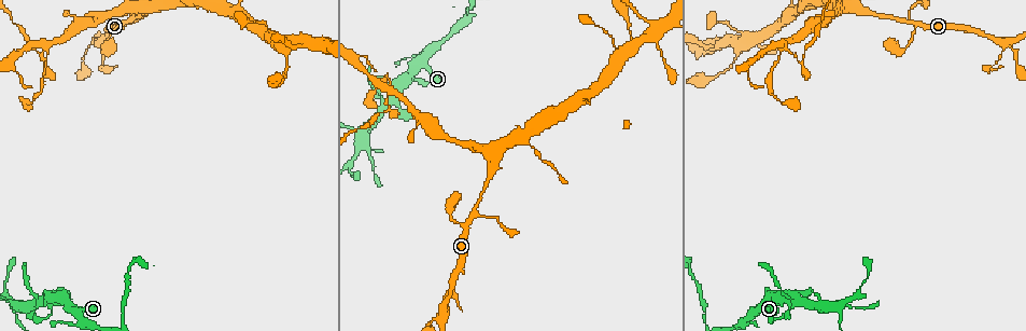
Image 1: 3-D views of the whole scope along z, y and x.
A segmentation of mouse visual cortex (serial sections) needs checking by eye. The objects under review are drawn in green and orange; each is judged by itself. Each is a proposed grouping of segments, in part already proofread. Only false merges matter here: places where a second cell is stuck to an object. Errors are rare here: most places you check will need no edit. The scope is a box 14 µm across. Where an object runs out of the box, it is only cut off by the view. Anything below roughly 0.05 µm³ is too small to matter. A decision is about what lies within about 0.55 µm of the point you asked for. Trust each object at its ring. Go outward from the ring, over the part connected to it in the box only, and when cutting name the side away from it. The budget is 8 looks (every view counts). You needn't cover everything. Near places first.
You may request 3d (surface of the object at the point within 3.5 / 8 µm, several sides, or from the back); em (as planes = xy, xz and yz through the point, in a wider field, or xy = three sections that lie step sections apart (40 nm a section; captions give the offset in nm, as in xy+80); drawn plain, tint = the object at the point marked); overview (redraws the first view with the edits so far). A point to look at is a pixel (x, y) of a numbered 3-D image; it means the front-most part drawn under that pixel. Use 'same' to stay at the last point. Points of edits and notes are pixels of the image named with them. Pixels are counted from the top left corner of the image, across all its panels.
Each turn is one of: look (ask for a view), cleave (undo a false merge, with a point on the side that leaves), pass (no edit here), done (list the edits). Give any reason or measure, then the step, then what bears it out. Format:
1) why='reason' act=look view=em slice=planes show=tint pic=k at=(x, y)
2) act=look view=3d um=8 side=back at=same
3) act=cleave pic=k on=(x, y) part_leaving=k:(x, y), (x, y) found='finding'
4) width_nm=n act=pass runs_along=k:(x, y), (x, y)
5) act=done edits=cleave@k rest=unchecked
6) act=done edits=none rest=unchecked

why='calibre changes' act=look view=em slice=xy step=3 show=tint pic=1 at=(79, 315)

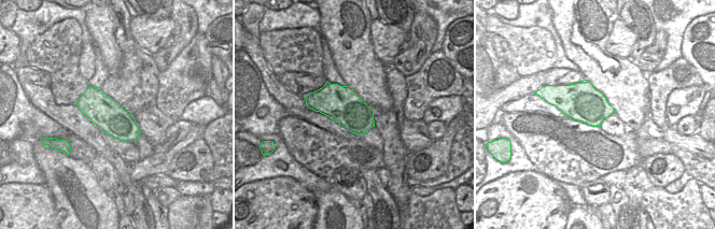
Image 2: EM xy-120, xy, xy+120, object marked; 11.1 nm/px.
act=look view=3d um=3.5 at=same

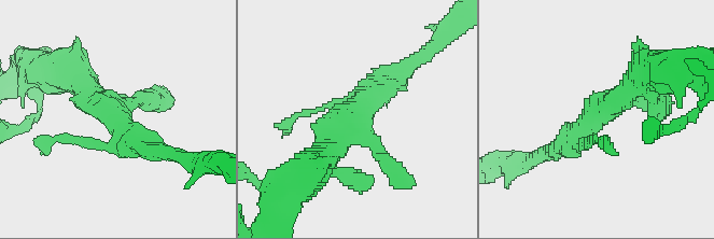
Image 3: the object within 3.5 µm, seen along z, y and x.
act=pass runs_along=3:(643, 100), (618, 100), (549, 153) found='one cell here'

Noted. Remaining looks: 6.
why='calibre changes' act=look view=3d um=8 pic=1 at=(704, 312)

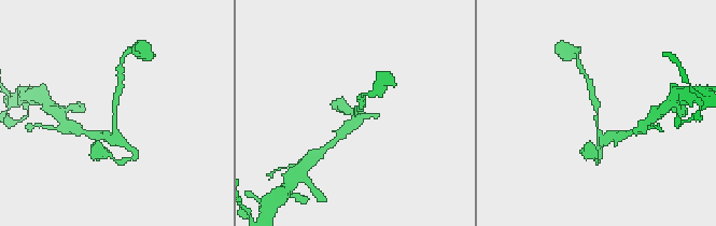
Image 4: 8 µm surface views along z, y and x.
arm_widths_nm=200,200 why='shape alone is not enough' act=look view=em slice=planes show=tint pic=4 at=(595, 112)

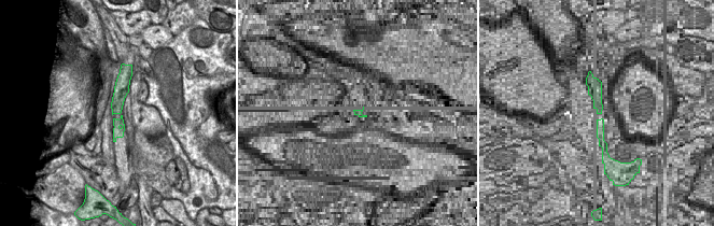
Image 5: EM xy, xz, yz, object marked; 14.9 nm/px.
act=pass runs_along=4:(606, 139), (599, 131), (590, 83) found='all the same cell'

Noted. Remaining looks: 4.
act=look view=3d um=8 side=back pic=1 at=(476, 213)

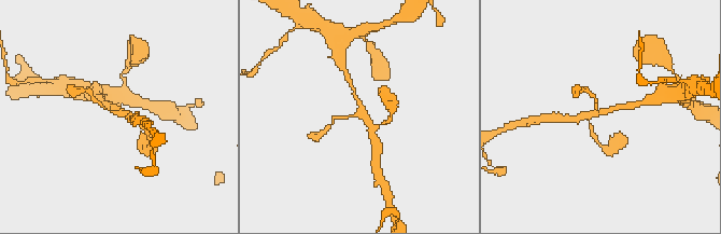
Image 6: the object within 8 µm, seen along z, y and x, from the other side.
arms=3 arm_widths_nm=100,200,250 act=look view=em slice=xy step=1 show=tint pic=6 at=(602, 111)

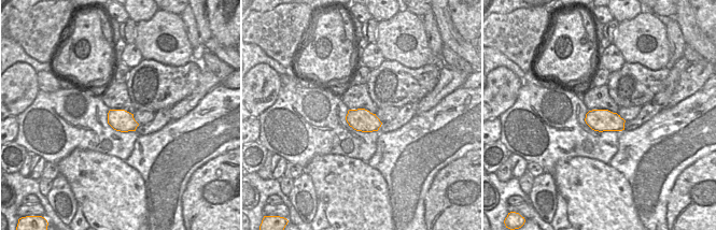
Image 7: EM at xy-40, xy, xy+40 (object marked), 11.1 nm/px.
act=pass runs_along=6:(373, 138), (351, 85) found='one cell here'

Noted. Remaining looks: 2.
act=done edits=none rest=unchecked

